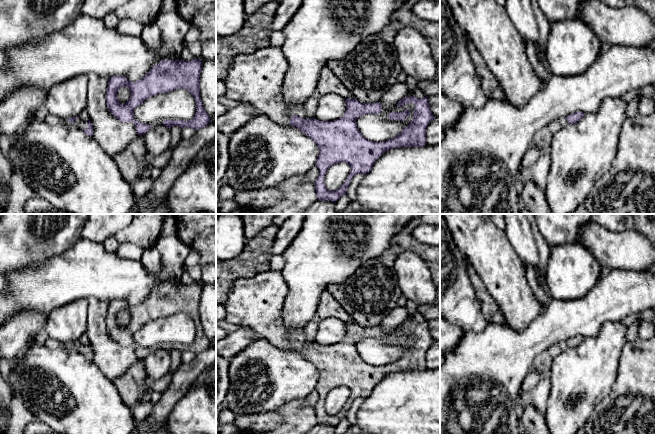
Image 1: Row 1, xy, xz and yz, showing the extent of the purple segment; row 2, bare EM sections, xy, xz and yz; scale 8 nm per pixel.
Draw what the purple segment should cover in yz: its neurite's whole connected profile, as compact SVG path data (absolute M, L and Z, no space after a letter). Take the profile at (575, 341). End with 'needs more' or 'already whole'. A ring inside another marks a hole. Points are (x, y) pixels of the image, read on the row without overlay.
M576 336L565 342L553 345L549 349L542 352L534 361L532 368L538 370L542 375L548 375L550 367L556 357L568 348L577 347L585 340L583 336Z; needs more

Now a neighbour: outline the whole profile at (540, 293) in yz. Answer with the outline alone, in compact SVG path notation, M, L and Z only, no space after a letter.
M523 263L523 267L526 281L533 292L534 298L540 303L543 310L551 300L548 291L545 287L540 285L538 281L538 271L533 265Z

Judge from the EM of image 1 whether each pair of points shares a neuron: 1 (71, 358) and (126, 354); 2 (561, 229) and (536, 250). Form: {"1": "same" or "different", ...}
{"1": "different", "2": "different"}

